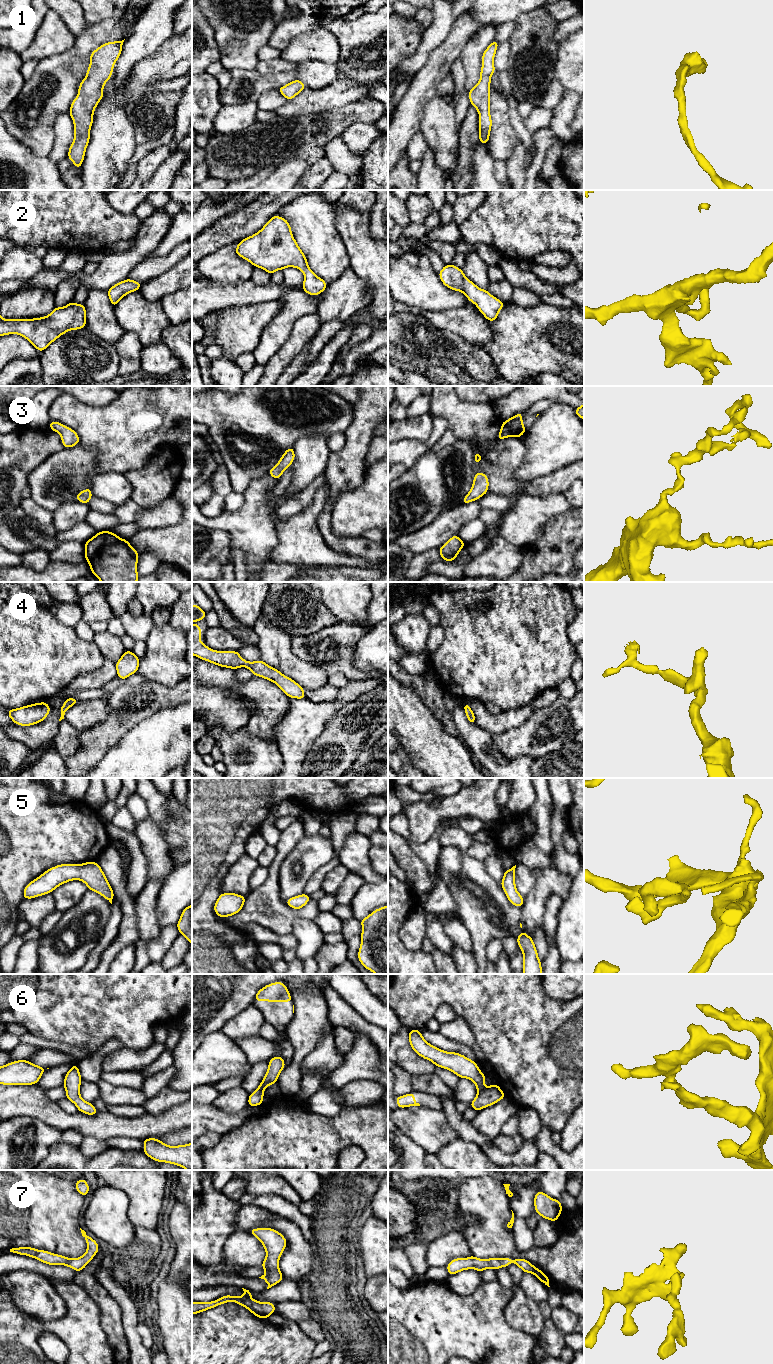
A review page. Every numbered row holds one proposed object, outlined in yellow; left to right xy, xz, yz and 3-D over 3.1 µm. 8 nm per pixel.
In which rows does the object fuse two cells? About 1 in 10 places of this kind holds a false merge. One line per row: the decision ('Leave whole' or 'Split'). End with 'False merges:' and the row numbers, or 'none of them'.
1: Leave whole
2: Leave whole
3: Leave whole
4: Leave whole
5: Leave whole
6: Leave whole
7: Leave whole
False merges: none of them

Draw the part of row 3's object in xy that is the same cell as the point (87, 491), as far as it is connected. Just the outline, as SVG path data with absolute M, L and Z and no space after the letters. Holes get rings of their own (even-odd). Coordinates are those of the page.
M91 487L79 492L76 495L76 499L77 501L87 504L89 503L89 500L93 497L92 493L91 493Z

